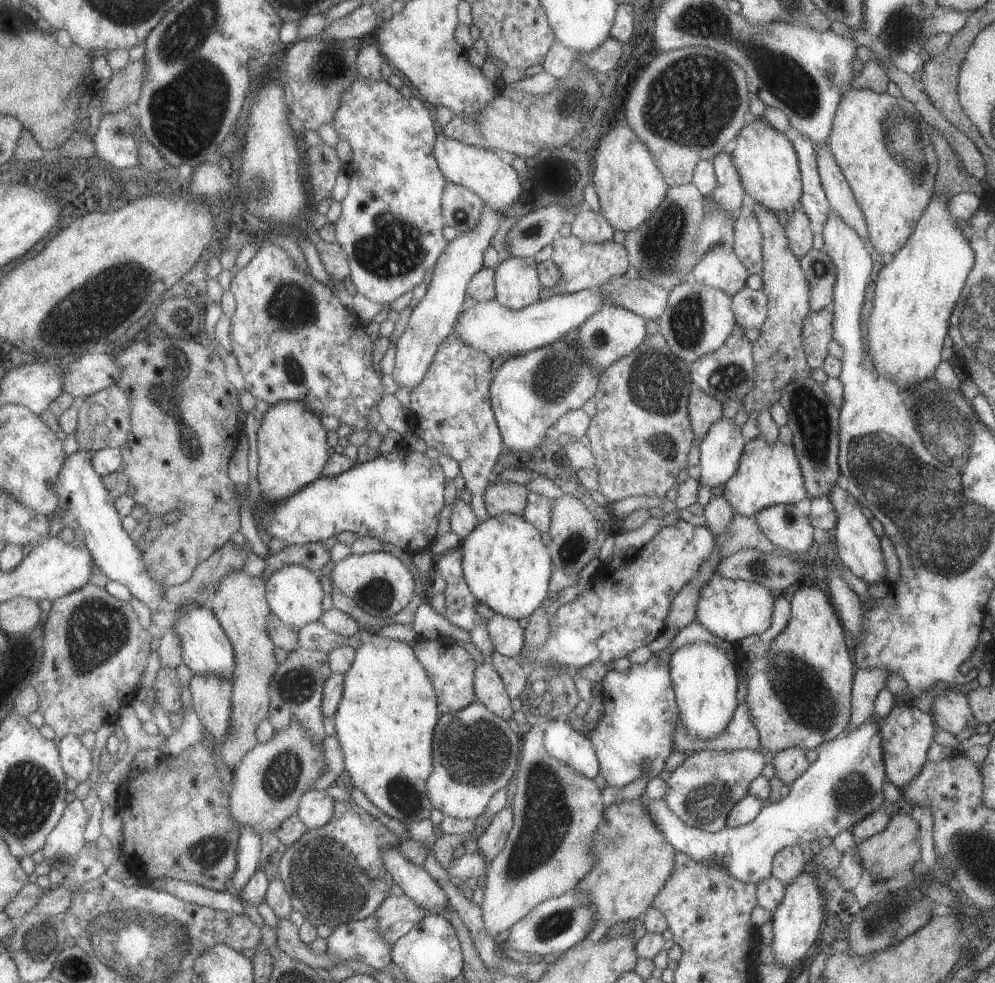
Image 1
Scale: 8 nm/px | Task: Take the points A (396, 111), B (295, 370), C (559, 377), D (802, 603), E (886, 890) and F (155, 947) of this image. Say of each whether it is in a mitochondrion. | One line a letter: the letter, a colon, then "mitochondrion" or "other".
A: other
B: mitochondrion
C: mitochondrion
D: other
E: mitochondrion
F: mitochondrion

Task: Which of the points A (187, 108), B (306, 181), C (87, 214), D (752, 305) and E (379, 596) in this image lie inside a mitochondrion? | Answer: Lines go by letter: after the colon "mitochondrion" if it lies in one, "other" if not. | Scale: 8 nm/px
A: mitochondrion
B: other
C: other
D: mitochondrion
E: mitochondrion

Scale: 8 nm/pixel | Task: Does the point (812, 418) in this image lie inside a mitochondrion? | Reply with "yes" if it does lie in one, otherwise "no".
yes

